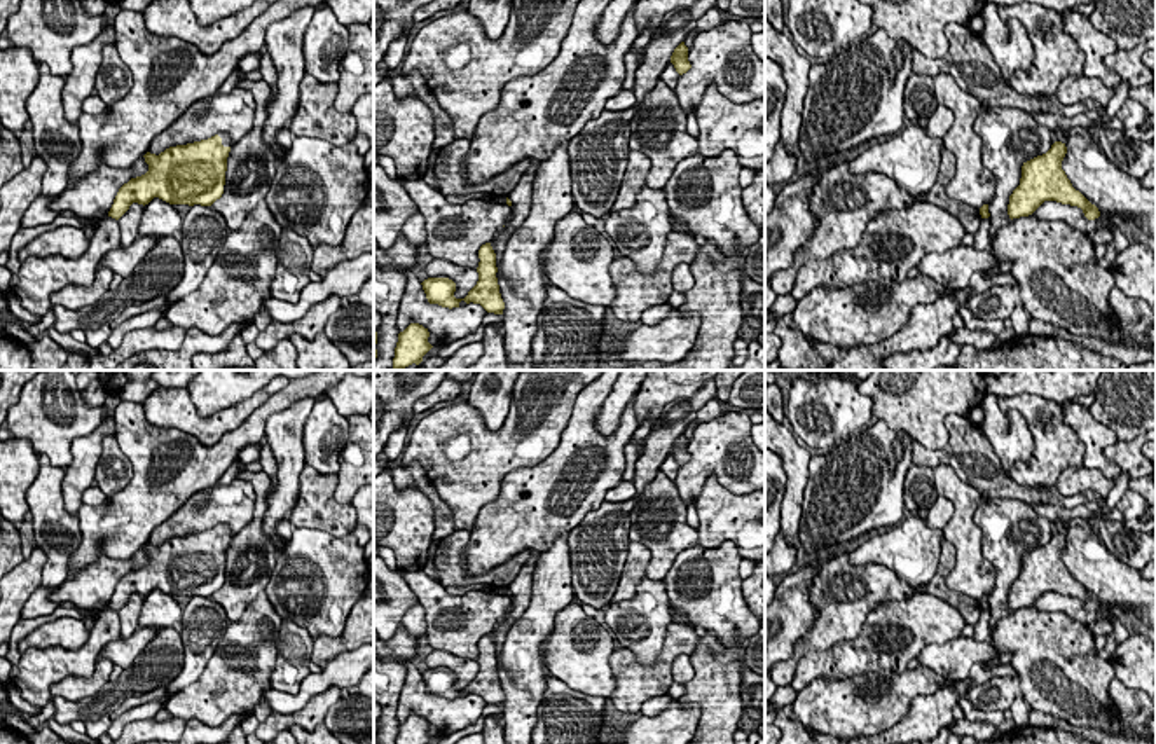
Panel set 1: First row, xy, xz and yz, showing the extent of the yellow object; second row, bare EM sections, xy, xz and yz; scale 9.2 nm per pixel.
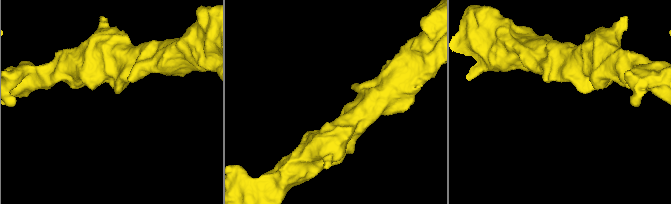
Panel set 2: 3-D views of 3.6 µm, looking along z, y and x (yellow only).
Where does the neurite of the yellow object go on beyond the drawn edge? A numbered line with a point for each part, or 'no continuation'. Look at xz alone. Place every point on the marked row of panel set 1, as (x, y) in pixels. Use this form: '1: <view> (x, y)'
no continuation

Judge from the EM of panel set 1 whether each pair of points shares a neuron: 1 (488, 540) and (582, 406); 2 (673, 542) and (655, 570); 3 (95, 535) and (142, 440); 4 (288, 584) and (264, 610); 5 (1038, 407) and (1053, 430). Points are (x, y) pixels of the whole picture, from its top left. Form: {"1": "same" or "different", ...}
{"1": "same", "2": "same", "3": "same", "4": "different", "5": "same"}

